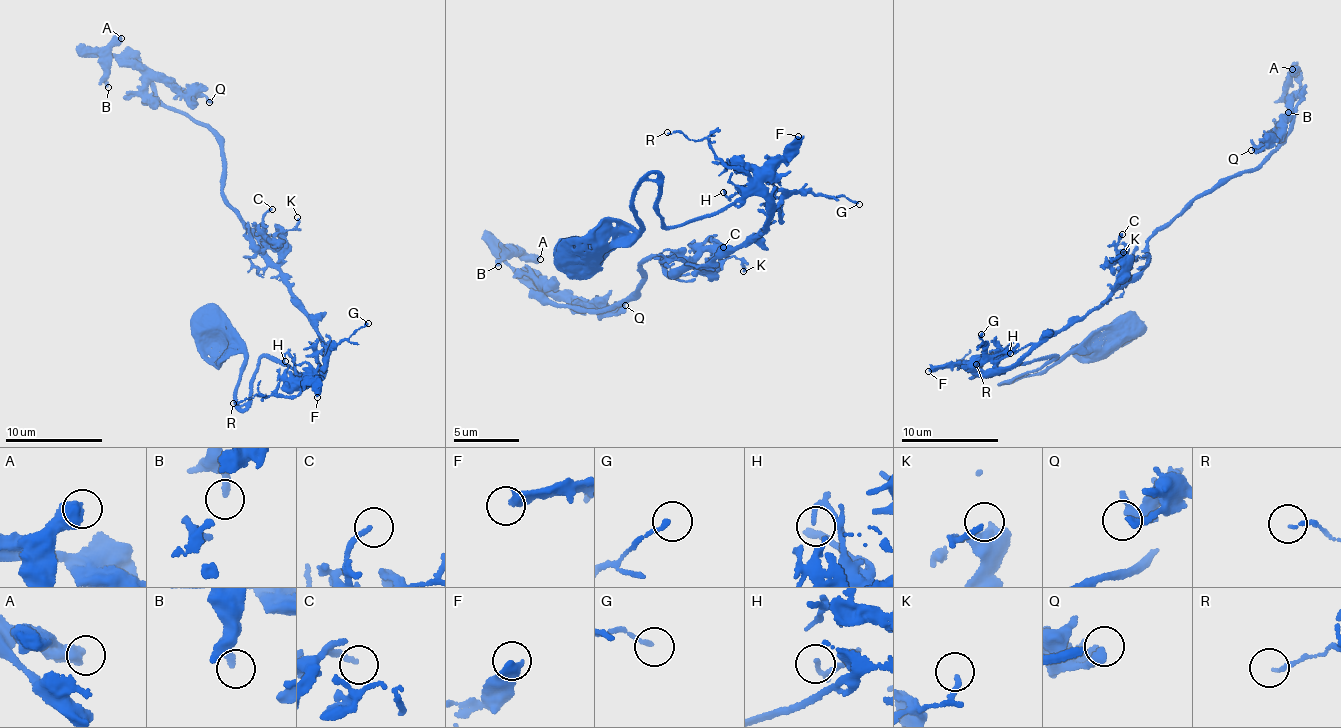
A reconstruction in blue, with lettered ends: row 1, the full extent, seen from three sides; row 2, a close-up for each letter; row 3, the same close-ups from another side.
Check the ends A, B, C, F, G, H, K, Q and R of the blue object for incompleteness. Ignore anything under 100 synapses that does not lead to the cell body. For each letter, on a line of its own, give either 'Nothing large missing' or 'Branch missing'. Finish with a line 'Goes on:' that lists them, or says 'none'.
A: Nothing large missing
B: Nothing large missing
C: Nothing large missing
F: Nothing large missing
G: Nothing large missing
H: Nothing large missing
K: Nothing large missing
Q: Nothing large missing
R: Nothing large missing
Goes on: none

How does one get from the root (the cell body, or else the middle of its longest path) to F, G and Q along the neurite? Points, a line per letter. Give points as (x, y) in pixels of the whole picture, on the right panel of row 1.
F: (1123, 325), (1093, 334), (1044, 370), (1009, 383), (1036, 372), (1053, 356), (983, 373), (956, 366), (928, 371)
G: (1123, 325), (1093, 334), (1044, 370), (1009, 383), (1053, 356), (989, 375), (991, 361), (980, 344), (981, 334)
Q: (1123, 325), (1033, 375), (1009, 383), (1053, 356), (987, 377), (1103, 302), (1150, 238), (1290, 123), (1251, 150)

